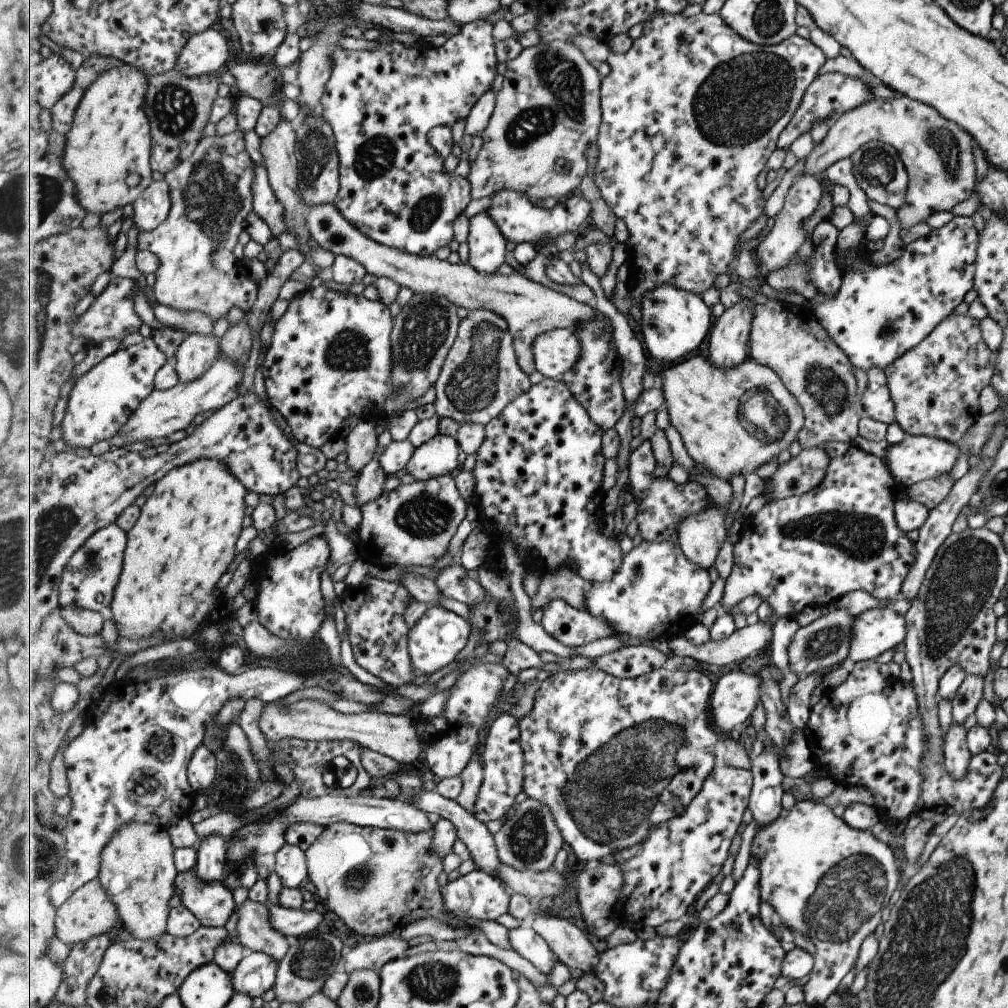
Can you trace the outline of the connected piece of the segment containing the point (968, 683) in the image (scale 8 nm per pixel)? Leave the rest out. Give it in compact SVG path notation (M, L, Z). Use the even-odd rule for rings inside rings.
M966 674L961 686L950 699L951 720L957 726L961 726L969 715L974 714L979 700L982 698L982 681L981 676L971 676Z

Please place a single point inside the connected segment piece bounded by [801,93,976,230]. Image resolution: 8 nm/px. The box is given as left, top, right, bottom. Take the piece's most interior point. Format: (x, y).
(936, 153)

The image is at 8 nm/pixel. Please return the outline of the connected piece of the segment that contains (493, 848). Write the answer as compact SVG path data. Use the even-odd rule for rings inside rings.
M423 788L423 792L415 798L415 806L425 813L436 813L440 817L451 820L457 828L458 839L466 846L469 856L474 860L478 870L488 872L491 876L499 877L499 866L503 864L498 854L498 849L495 843L495 835L489 832L486 824L476 818L476 816L466 810L459 802L445 796L441 796L435 790L429 792Z

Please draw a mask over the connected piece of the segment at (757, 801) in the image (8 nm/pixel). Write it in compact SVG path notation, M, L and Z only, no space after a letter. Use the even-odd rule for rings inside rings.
M772 748L771 751L761 752L752 760L752 774L754 775L754 789L750 797L748 809L761 832L765 826L771 826L783 812L783 787L785 774L781 770L781 754Z

